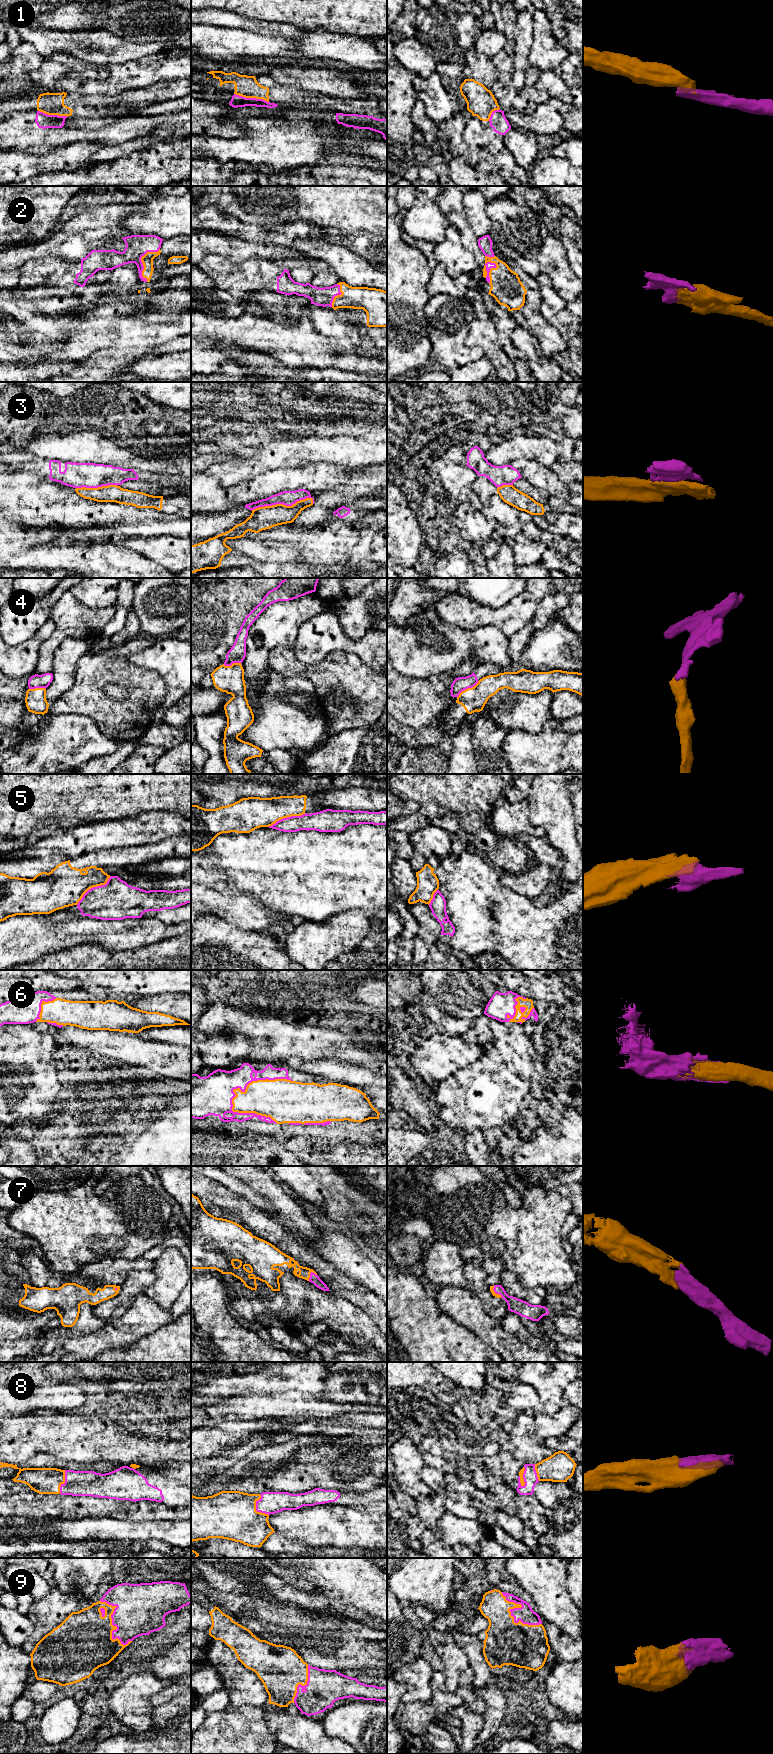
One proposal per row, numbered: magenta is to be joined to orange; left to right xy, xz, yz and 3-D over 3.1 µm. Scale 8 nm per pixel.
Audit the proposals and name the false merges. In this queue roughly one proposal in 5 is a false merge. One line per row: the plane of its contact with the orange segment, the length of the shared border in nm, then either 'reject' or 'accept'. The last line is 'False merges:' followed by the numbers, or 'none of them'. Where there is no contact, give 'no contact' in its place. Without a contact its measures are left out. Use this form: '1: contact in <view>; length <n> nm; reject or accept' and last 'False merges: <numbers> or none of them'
1: contact in xz; length 280 nm; reject
2: contact in yz; length 180 nm; accept
3: contact in xz; length 500 nm; reject
4: contact in yz; length 220 nm; reject
5: contact in xy; length 360 nm; reject
6: contact in xz; length 550 nm; accept
7: contact in xz; length 90 nm; accept
8: contact in xz; length 190 nm; accept
9: contact in yz; length 420 nm; accept
False merges: 1, 3, 4, 5

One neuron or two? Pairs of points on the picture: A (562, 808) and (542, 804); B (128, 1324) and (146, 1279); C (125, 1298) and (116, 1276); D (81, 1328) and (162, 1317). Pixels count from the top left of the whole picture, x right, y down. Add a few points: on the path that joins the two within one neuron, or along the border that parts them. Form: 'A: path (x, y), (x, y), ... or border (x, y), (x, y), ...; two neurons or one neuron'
A: path (557, 808), (551, 808), (547, 804); one neuron
B: border (143, 1293), (135, 1298), (124, 1313); two neurons
C: border (138, 1270), (131, 1270), (125, 1280), (119, 1285); two neurons
D: border (107, 1320), (102, 1327), (83, 1336); two neurons

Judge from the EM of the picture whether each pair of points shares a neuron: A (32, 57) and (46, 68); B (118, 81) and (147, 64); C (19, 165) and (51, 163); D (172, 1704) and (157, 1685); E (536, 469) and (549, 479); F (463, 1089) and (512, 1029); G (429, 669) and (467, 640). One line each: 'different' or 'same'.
A: different
B: same
C: same
D: different
E: same
F: same
G: same

